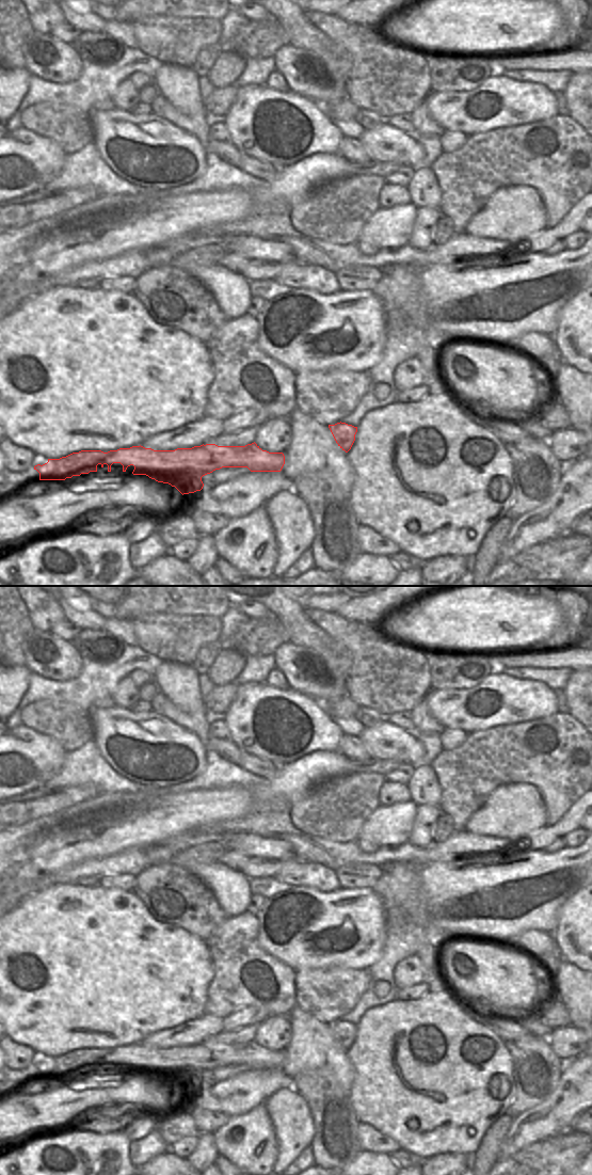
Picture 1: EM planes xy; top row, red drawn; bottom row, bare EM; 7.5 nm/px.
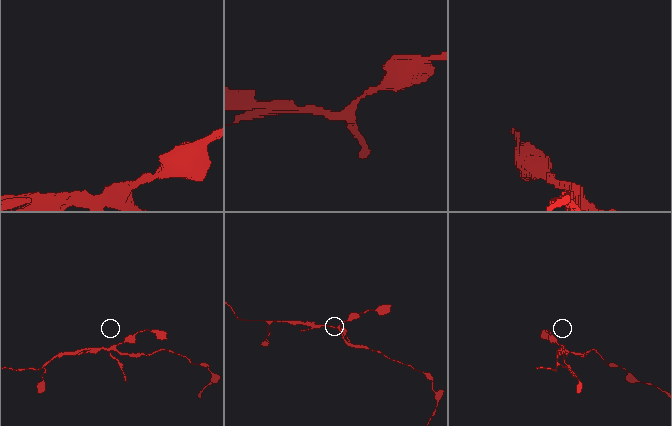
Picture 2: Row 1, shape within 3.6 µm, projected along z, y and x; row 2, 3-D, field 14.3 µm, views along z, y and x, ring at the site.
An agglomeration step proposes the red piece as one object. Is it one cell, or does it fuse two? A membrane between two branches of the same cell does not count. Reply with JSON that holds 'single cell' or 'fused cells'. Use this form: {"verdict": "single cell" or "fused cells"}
{"verdict": "fused cells"}

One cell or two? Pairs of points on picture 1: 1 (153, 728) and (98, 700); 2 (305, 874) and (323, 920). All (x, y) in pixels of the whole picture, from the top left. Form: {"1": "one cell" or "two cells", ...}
{"1": "two cells", "2": "two cells"}

